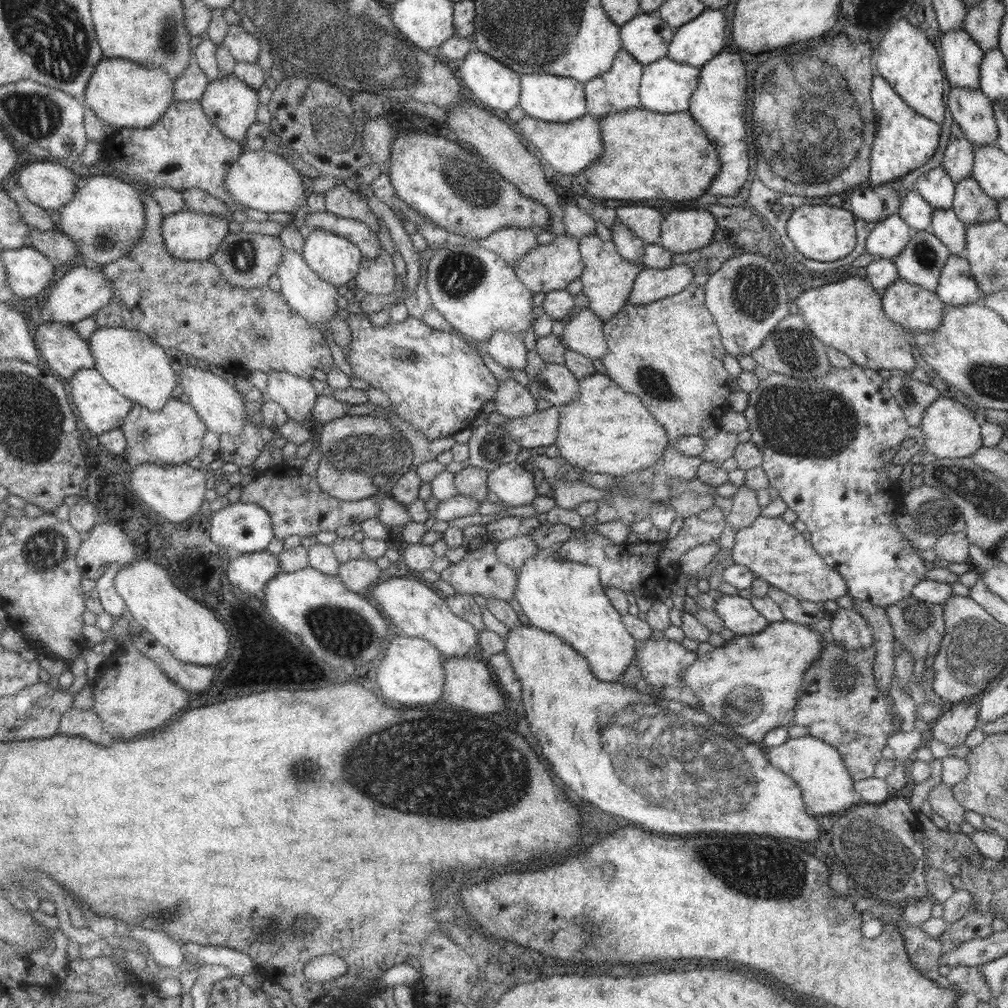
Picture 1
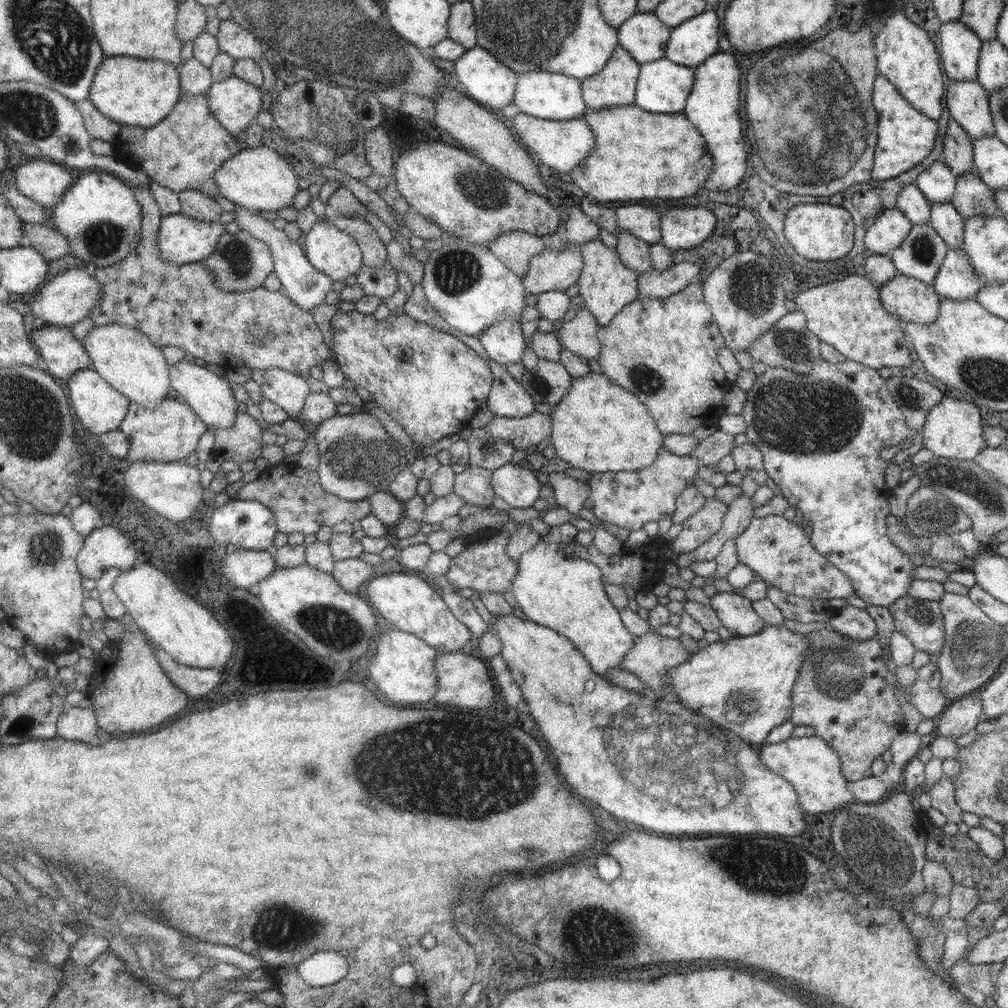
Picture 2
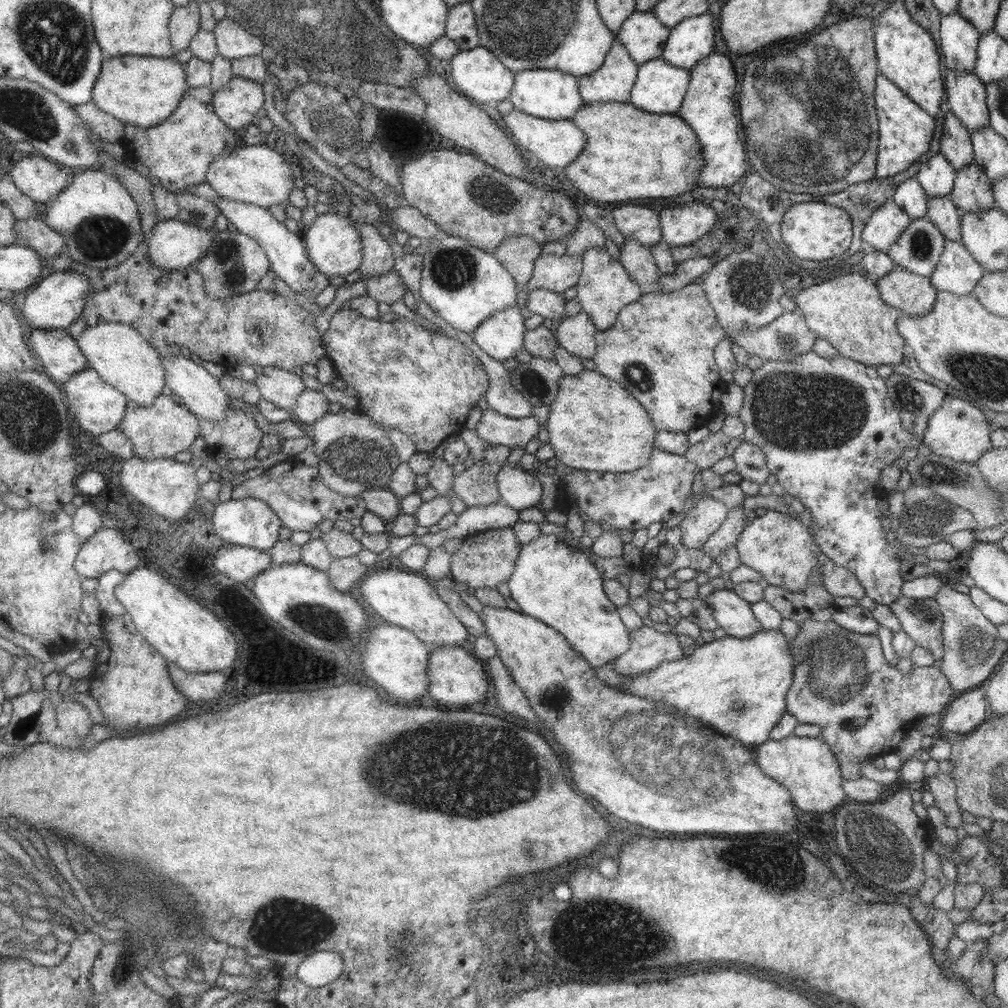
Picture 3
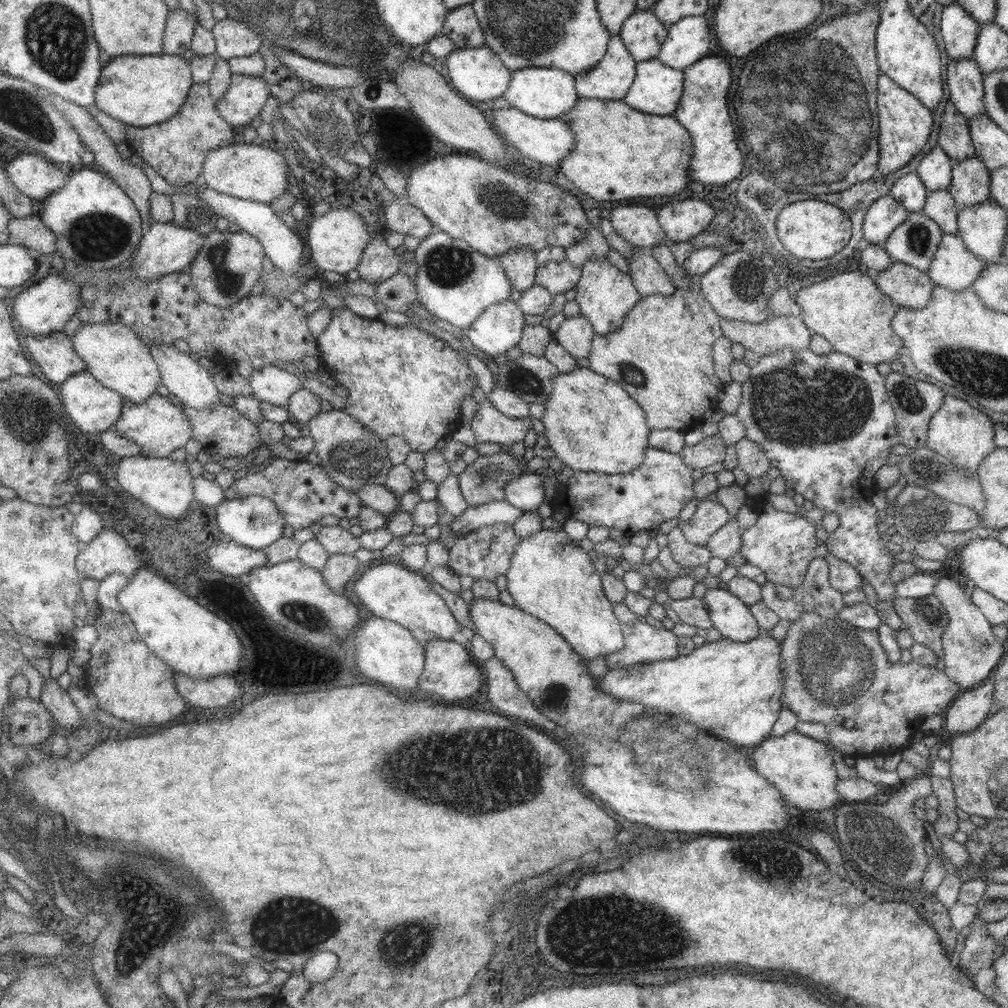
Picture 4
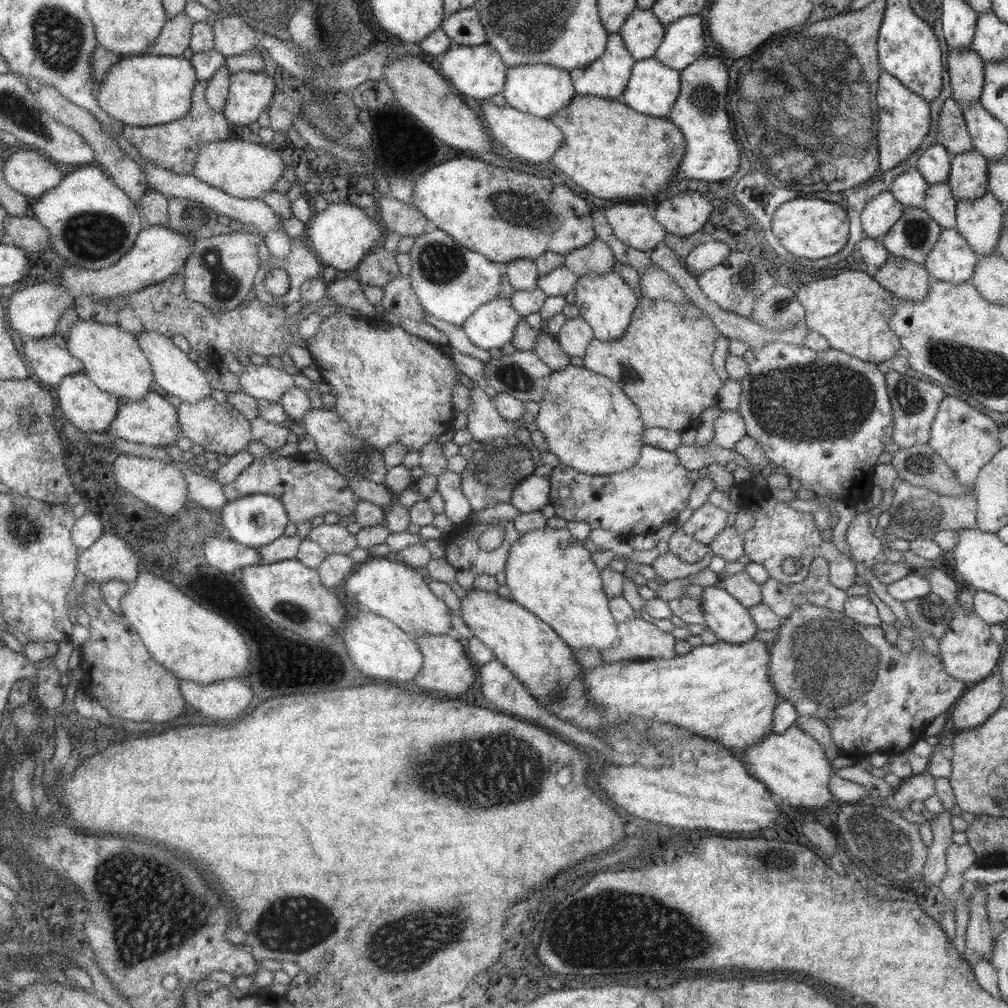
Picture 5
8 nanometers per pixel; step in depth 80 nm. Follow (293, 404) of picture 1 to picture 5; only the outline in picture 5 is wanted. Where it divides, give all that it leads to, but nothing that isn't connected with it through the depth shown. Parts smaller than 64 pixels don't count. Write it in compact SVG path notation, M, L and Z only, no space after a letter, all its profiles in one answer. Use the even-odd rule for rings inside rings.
M249 363L243 367L238 376L242 391L256 400L277 403L278 400L293 386L291 371Z

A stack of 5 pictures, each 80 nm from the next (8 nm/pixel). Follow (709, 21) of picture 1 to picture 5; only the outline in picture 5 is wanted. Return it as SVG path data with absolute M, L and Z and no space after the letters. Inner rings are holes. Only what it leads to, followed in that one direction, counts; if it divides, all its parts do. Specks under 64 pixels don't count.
M687 15L665 26L663 38L652 57L681 72L703 54L703 46L703 18L699 15Z

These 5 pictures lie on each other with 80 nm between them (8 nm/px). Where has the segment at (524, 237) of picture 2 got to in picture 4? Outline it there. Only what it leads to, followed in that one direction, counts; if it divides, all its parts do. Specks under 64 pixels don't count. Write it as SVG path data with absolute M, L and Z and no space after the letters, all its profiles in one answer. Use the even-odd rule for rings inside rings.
M515 248L498 257L499 265L515 291L523 292L535 285L535 255L536 252L529 248Z

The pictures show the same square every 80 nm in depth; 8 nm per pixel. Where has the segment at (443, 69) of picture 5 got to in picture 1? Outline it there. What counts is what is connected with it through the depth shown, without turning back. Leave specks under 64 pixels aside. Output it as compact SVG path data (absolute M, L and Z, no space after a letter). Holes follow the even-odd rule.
M470 50L459 63L460 79L468 96L472 100L479 100L489 108L507 112L518 105L520 93L520 74L503 66L497 59L483 54L478 50Z

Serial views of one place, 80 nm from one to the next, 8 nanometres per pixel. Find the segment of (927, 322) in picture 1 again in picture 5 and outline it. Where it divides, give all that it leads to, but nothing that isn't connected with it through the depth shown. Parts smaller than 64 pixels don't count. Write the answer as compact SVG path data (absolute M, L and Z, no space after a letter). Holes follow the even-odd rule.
M887 256L872 278L896 300L913 302L925 299L931 280L923 265L895 256Z

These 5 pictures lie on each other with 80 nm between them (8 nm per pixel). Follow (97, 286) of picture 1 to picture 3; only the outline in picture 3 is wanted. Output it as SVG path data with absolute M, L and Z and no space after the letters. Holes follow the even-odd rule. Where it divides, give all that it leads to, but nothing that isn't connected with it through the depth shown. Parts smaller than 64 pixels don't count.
M53 272L51 276L43 274L39 282L21 295L19 300L21 316L32 329L66 329L80 318L88 300L89 284L87 278L75 272Z

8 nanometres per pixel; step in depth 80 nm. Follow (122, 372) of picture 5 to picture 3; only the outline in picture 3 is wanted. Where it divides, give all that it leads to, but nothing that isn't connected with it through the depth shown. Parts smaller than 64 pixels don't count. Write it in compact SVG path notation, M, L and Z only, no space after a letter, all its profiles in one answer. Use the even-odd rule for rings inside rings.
M98 323L97 326L85 327L76 340L77 348L87 362L87 368L93 369L107 384L116 388L139 406L151 406L166 387L164 370L161 366L160 350L152 348L149 343L131 326L121 323Z

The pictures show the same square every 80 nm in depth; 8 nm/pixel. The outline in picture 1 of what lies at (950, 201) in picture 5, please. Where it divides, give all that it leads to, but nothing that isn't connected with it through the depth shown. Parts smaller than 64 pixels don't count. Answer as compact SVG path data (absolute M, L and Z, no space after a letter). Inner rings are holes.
M951 207L933 210L928 230L948 249L951 255L964 253L966 227L955 217Z

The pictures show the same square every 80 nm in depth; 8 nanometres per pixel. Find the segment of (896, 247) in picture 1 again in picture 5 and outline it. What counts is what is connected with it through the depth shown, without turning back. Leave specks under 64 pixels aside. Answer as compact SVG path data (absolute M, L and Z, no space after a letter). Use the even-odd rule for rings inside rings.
M888 190L870 198L860 215L862 236L867 239L881 239L901 217L904 208Z

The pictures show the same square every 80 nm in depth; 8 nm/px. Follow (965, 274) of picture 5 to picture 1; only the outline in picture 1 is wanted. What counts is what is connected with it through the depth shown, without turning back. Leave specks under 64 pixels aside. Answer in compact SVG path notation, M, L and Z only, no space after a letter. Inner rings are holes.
M949 254L939 274L934 294L944 305L951 306L978 302L983 296L963 254Z

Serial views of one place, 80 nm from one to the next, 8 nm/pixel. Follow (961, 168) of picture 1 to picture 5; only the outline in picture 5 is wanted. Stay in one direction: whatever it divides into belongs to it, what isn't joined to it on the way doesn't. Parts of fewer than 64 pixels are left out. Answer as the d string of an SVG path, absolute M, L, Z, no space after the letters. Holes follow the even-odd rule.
M946 98L937 119L936 142L949 153L961 154L973 150L973 145L965 126L960 103Z

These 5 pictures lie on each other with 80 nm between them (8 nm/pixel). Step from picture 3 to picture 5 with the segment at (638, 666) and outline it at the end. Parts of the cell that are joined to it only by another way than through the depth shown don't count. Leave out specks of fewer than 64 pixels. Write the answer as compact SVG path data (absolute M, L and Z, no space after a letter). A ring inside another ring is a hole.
M637 615L635 619L616 622L616 625L620 638L618 646L600 650L602 662L645 661L654 658L668 659L676 655L674 651L675 638L671 633L661 631L653 622L645 621Z

